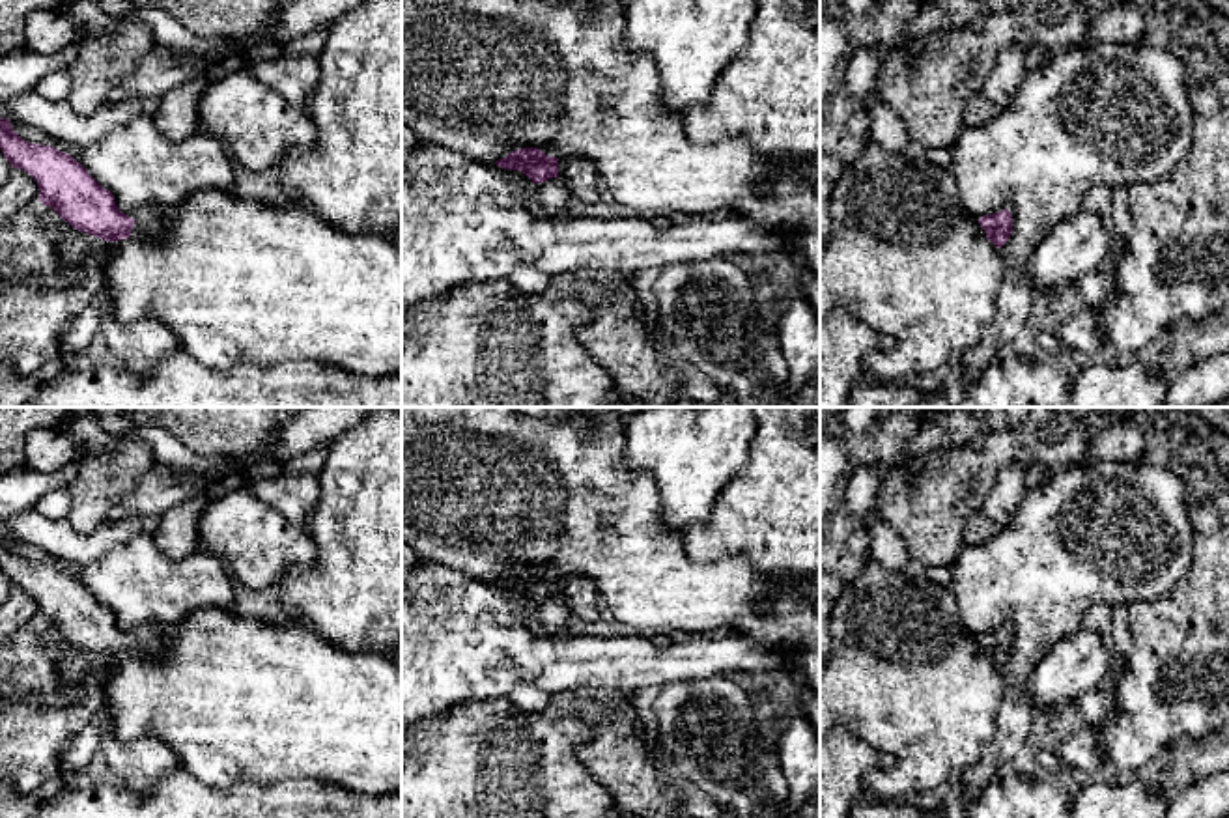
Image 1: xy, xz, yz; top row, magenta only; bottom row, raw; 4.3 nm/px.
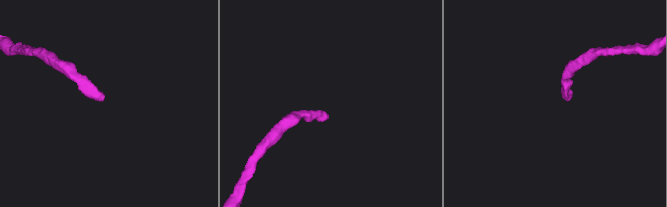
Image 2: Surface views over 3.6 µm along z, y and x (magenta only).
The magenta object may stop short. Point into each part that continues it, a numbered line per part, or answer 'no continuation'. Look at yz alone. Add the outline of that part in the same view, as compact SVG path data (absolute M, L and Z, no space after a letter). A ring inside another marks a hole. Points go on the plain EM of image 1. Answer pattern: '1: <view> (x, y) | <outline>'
no continuation

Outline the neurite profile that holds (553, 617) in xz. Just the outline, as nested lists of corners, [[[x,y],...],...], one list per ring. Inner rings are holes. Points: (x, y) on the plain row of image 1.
[[[551,596],[544,601],[536,601],[527,628],[536,635],[558,635],[570,631],[568,628],[570,609],[562,596]]]

